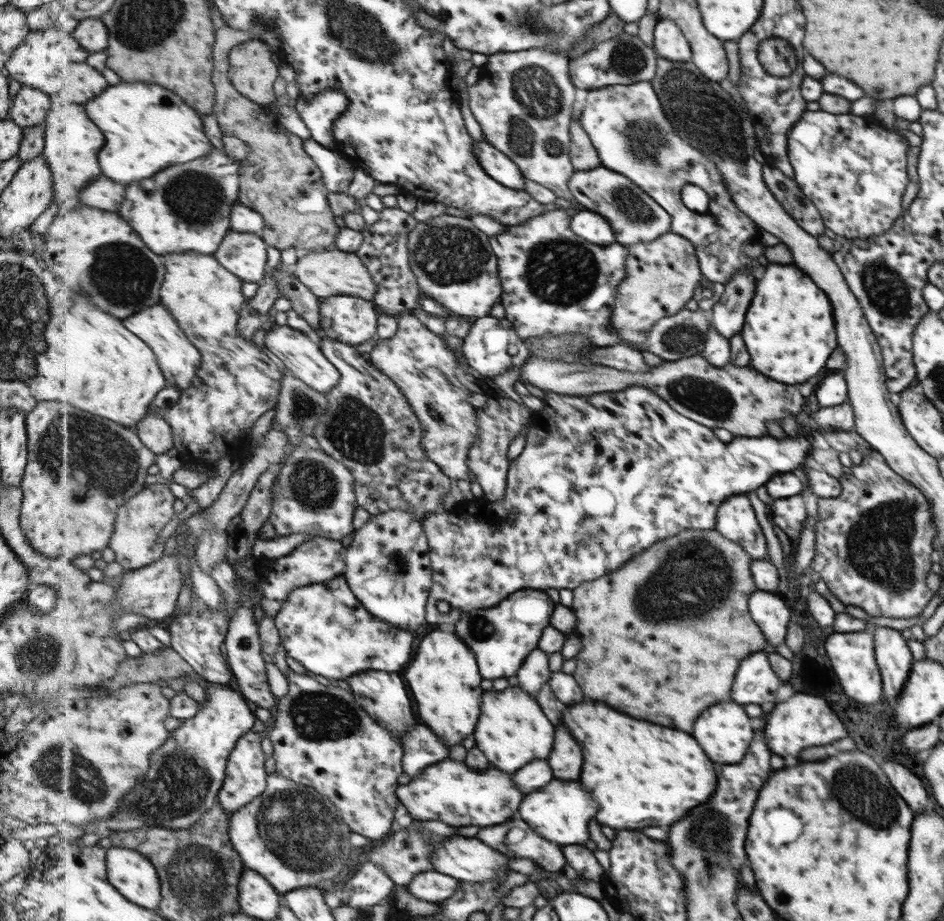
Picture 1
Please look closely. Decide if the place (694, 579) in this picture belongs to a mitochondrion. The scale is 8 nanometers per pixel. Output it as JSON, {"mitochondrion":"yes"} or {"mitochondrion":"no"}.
{"mitochondrion":"yes"}

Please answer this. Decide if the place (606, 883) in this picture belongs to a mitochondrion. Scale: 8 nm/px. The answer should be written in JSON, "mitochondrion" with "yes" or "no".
{"mitochondrion":"no"}

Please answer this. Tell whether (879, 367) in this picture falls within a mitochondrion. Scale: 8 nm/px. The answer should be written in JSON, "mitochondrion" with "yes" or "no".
{"mitochondrion":"no"}

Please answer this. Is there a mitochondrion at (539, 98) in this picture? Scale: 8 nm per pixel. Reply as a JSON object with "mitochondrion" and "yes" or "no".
{"mitochondrion":"yes"}

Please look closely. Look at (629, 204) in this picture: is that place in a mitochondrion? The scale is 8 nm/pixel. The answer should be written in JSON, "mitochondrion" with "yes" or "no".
{"mitochondrion":"yes"}

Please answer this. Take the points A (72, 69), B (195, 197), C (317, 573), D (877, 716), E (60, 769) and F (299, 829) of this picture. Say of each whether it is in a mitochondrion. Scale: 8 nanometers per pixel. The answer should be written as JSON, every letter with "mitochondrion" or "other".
{"A":"other","B":"mitochondrion","C":"other","D":"other","E":"mitochondrion","F":"mitochondrion"}

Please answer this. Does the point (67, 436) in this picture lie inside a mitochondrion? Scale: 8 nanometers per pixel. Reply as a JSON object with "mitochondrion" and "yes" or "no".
{"mitochondrion":"yes"}

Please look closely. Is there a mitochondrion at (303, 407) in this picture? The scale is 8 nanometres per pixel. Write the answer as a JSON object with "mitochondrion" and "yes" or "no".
{"mitochondrion":"yes"}

